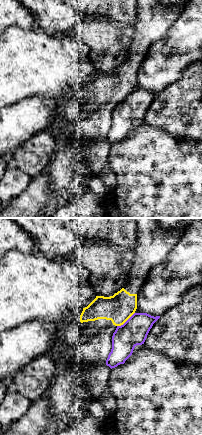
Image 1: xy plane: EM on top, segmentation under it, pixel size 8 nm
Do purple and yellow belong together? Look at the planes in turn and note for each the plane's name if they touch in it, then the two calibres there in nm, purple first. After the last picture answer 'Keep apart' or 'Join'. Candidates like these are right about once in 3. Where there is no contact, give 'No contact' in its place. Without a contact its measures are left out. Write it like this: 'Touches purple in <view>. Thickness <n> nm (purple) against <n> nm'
Touches purple in xy. Thickness 220 nm (purple) against 220 nm

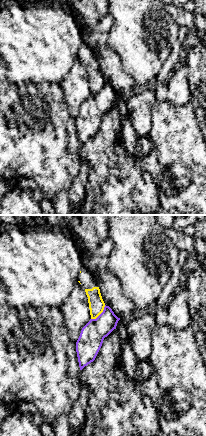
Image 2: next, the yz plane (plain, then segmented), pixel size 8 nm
Touches purple in yz. Thickness 190 nm (purple) against 130 nm

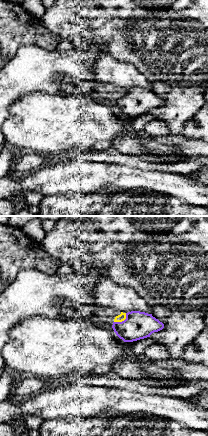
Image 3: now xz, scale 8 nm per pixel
Touches purple in xz. Thickness 220 nm (purple) against 60 nm

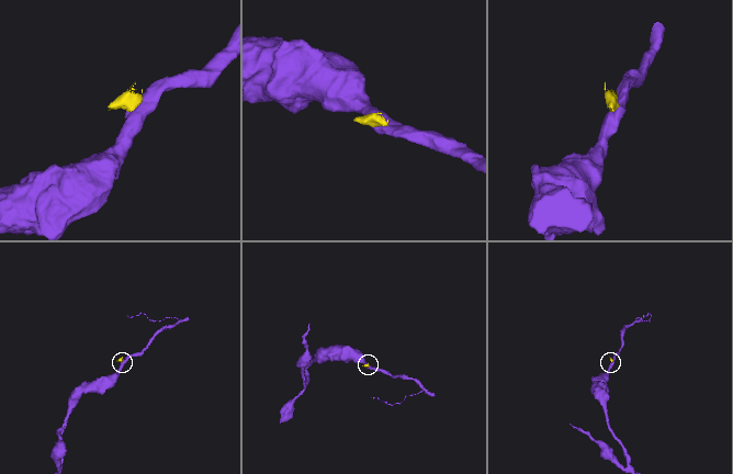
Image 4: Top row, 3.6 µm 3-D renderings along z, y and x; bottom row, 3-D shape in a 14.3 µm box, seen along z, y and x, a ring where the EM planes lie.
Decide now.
Keep apart

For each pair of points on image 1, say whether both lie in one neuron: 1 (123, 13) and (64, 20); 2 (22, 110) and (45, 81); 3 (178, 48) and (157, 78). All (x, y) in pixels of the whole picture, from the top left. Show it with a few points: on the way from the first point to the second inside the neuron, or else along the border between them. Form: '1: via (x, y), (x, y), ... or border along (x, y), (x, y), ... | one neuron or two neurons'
1: via (108, 10), (79, 10) | one neuron
2: border along (57, 97), (29, 96), (12, 104) | two neurons
3: via (174, 55), (158, 71) | one neuron

